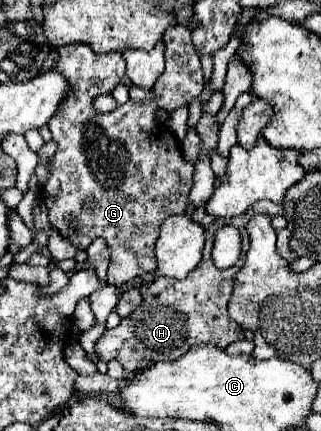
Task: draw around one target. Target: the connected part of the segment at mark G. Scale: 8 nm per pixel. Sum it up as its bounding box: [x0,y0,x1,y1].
[39,25,205,285]

